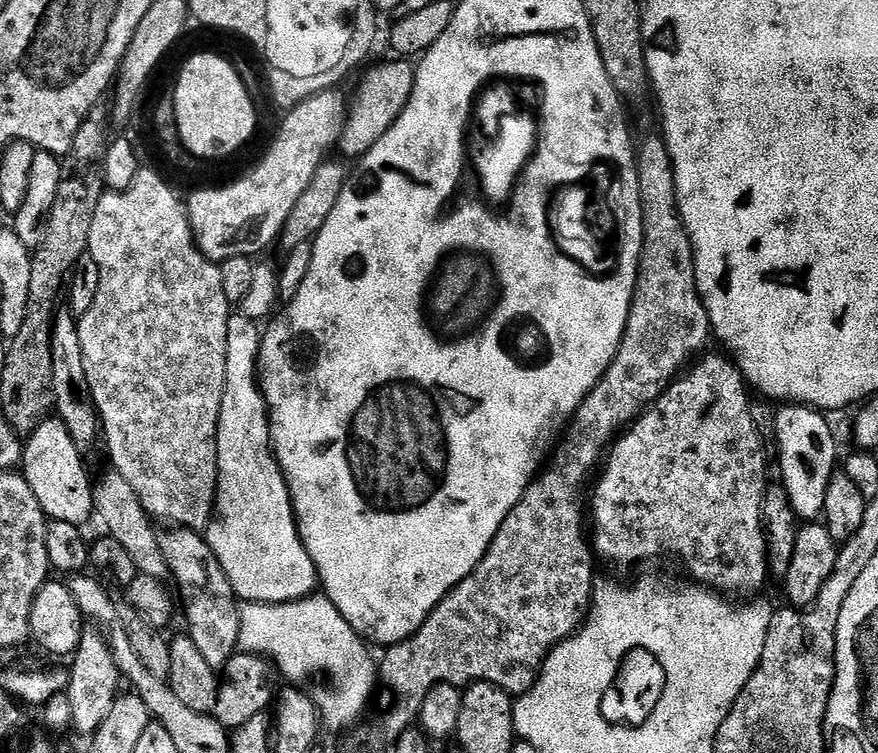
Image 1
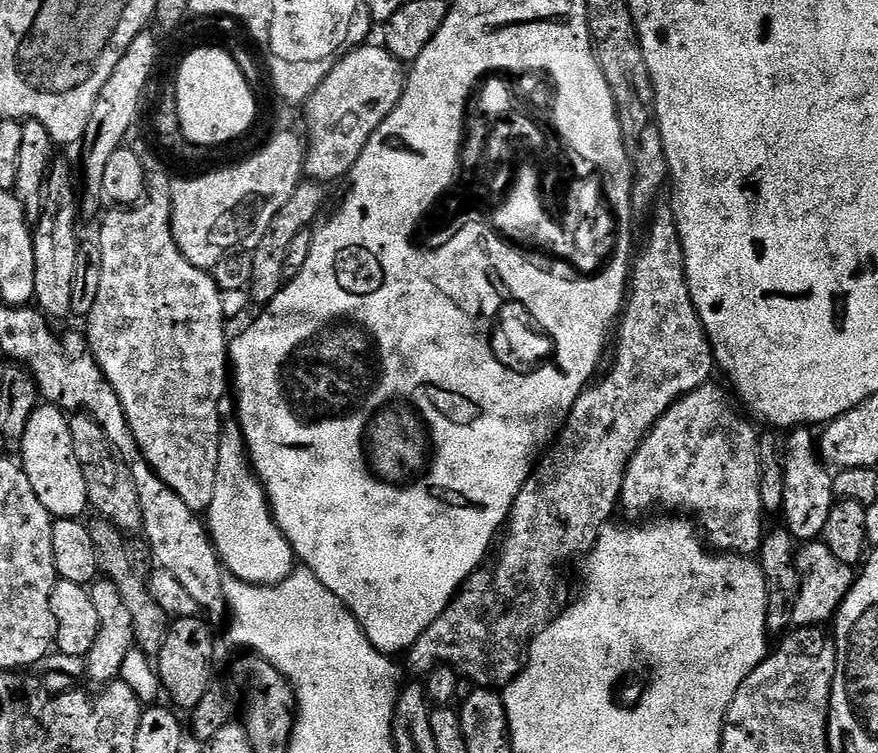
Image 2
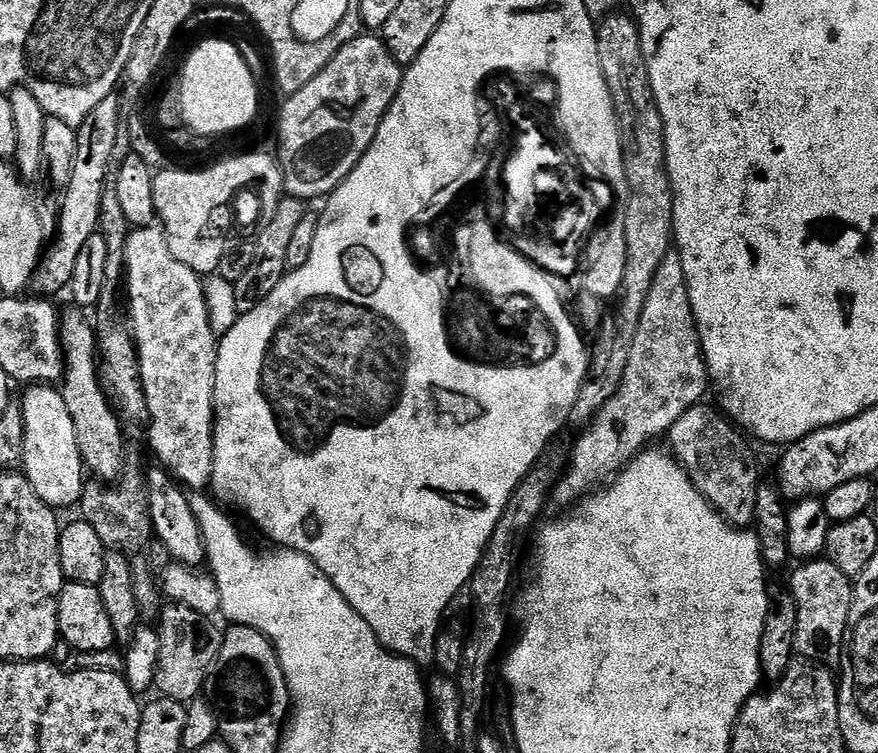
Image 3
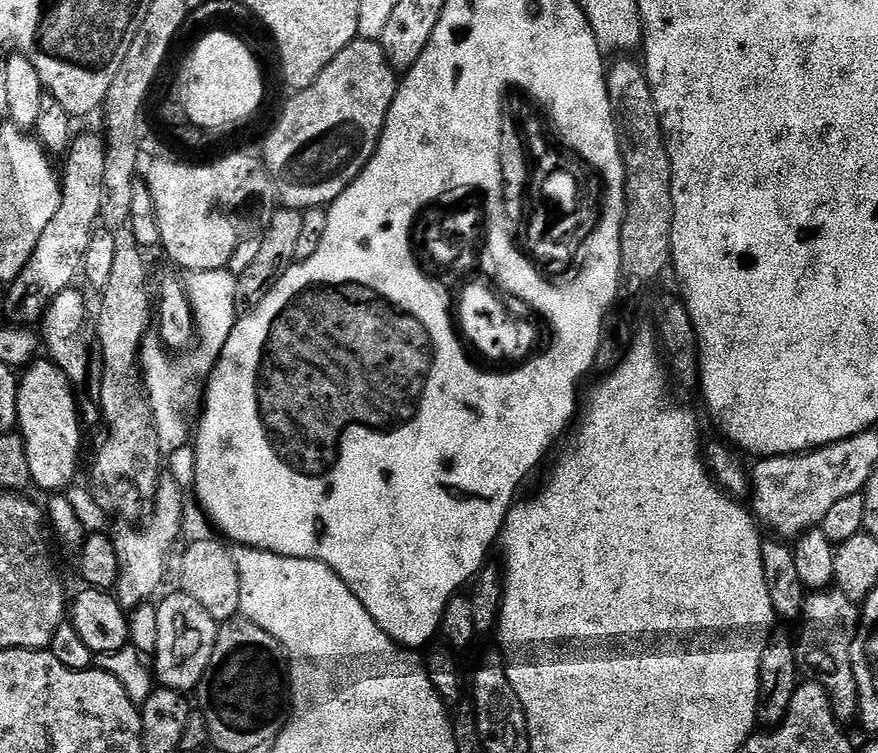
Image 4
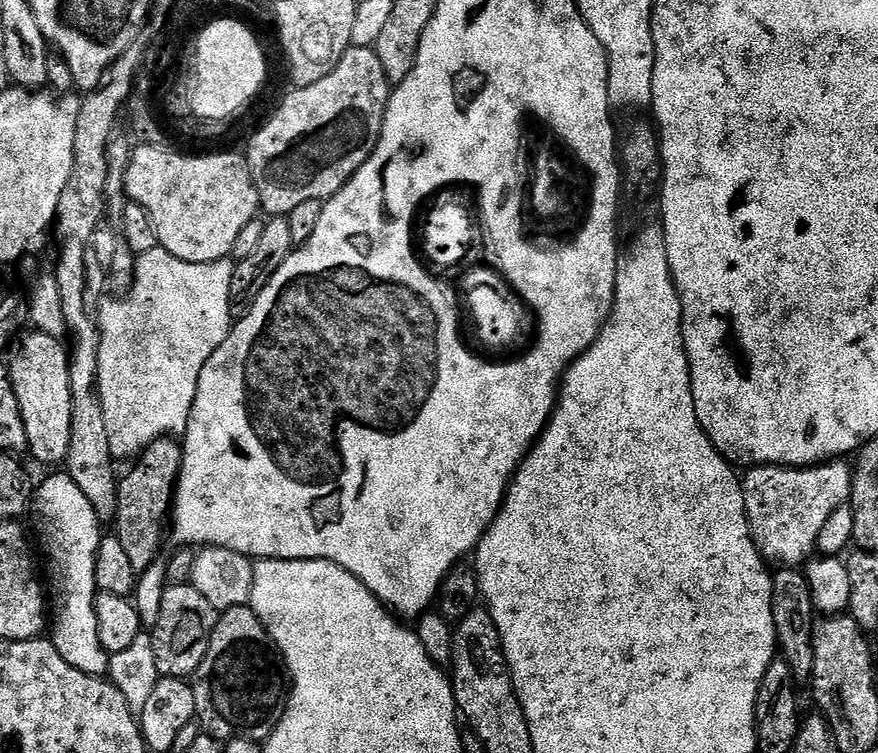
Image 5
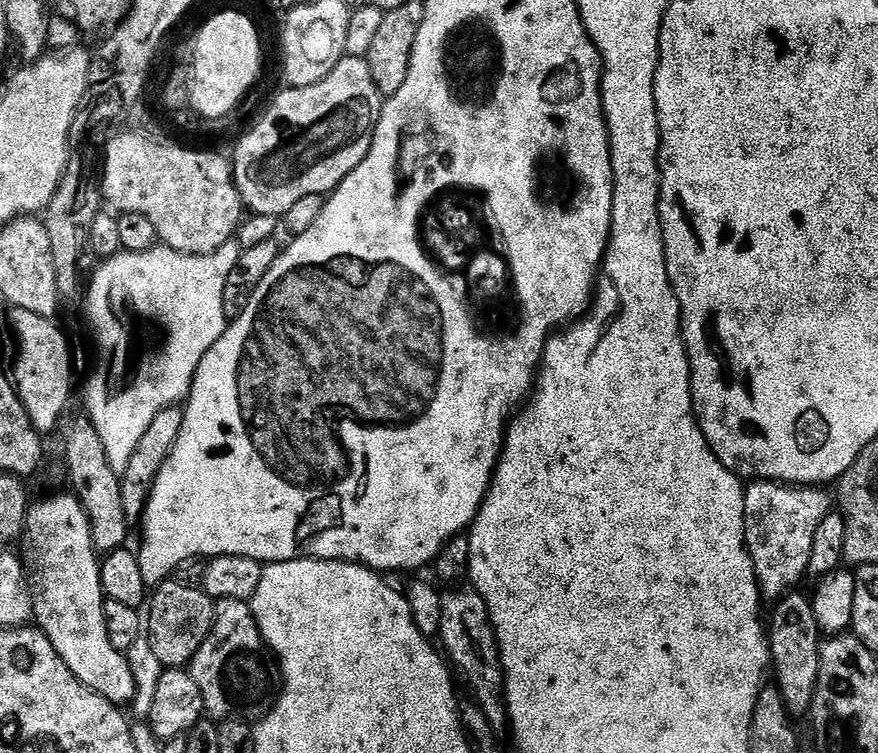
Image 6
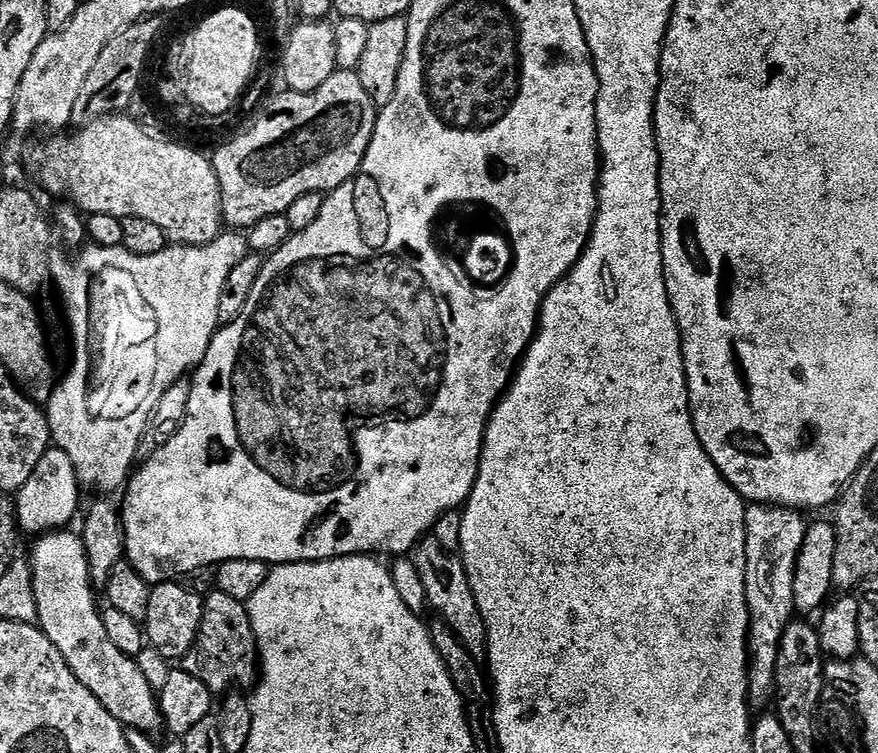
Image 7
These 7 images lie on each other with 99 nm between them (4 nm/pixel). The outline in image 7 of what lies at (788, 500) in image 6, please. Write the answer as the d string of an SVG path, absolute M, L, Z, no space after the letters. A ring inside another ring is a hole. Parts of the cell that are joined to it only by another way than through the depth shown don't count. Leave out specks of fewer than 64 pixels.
M748 504L746 508L746 606L748 607L748 703L753 709L764 708L773 703L776 690L776 667L778 666L778 650L782 642L782 634L788 629L793 619L794 606L794 574L798 566L798 554L802 550L802 540L806 538L809 521L804 520L805 513L794 508L777 508L775 504Z

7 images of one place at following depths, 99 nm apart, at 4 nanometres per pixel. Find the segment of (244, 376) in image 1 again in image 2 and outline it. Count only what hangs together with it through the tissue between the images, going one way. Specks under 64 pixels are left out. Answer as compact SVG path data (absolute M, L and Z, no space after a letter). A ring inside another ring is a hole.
M235 419L223 421L220 430L220 445L218 446L218 478L214 482L214 502L210 502L206 513L208 533L212 536L212 545L220 555L220 563L226 569L229 577L241 580L247 584L281 584L294 570L294 553L290 542L276 525L268 494L252 461L248 459L248 446L244 442L244 432Z

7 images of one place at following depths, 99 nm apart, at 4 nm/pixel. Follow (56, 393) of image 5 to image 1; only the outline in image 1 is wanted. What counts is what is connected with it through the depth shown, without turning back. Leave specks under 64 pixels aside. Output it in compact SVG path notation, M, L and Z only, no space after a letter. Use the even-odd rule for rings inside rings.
M46 418L27 437L24 446L22 475L30 489L41 503L47 519L84 526L88 519L93 519L92 505L93 481L88 481L88 472L84 469L85 457L74 446L74 438L66 430L59 418Z

